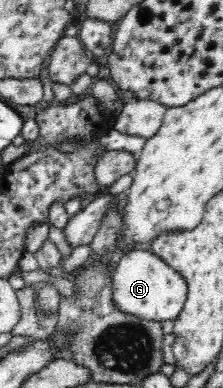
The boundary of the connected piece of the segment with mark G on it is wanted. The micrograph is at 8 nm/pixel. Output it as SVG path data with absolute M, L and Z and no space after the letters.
M135 248L118 257L113 271L113 302L119 310L148 321L175 320L187 299L187 282L175 268L148 250Z

